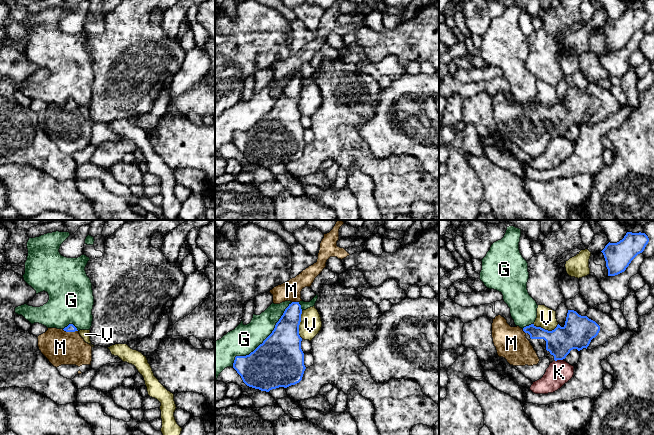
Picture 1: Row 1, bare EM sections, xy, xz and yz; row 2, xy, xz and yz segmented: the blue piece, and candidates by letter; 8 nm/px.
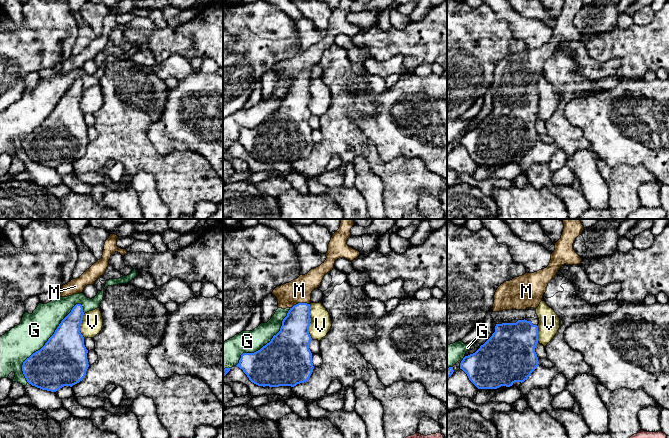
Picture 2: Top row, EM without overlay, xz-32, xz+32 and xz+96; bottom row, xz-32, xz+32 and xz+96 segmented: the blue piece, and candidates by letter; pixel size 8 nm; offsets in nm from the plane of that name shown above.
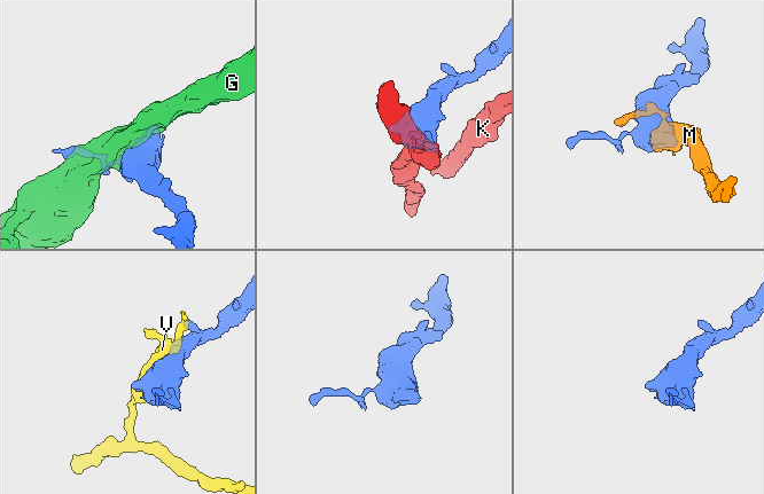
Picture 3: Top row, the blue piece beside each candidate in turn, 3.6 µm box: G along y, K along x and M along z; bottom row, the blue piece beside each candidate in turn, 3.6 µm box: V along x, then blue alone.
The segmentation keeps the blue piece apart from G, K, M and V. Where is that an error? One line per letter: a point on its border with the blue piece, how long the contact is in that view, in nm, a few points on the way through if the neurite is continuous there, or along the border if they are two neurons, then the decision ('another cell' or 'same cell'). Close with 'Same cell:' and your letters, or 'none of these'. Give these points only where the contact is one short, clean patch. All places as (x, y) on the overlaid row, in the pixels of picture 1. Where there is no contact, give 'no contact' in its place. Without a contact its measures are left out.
G: xz (264, 340) | 700 nm | another cell
K: yz (558, 359) | 70 nm | another cell
M: xy (70, 331) | 130 nm | across xy (70, 328), (70, 331), (69, 338), (60, 347) | same cell
V: xz (299, 324) | 220 nm | another cell
Same cell: M

